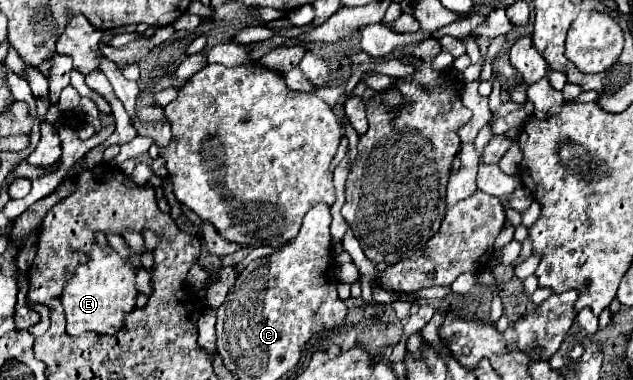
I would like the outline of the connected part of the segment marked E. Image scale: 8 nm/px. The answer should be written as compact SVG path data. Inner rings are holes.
M98 242L86 252L86 262L76 268L74 276L66 282L60 296L66 314L66 334L80 336L82 332L96 332L102 336L112 336L122 330L126 314L136 308L136 272L142 268L142 252L130 250L130 256L120 256L110 246L102 248Z

